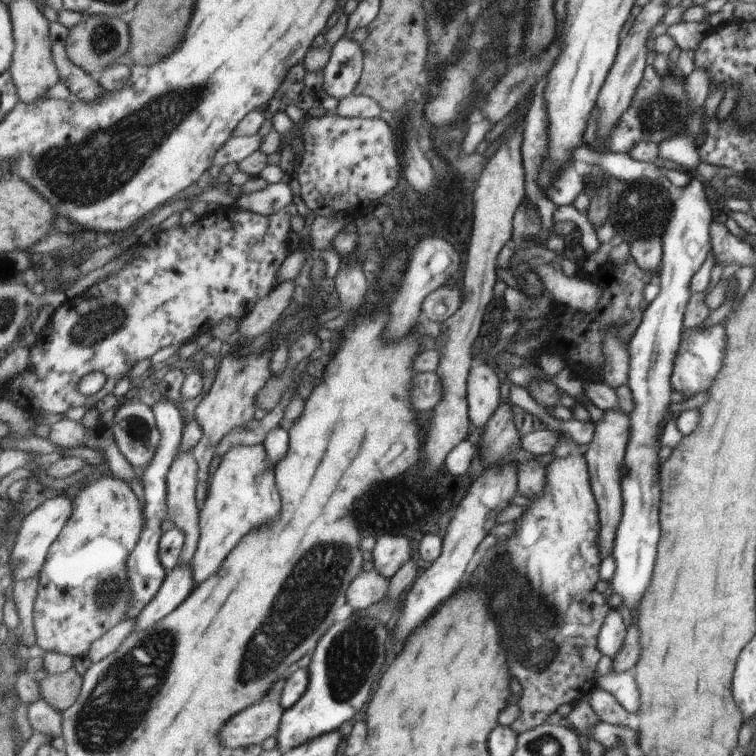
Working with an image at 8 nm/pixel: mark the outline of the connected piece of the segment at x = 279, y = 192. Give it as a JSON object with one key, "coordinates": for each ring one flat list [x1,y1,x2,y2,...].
{"coordinates":[[286,182,268,183,265,188,243,194,234,206,256,214,268,216,292,204,292,188]]}

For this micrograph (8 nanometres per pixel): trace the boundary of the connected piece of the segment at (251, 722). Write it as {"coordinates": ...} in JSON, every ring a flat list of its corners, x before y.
{"coordinates":[[260,702,238,714,222,730,224,746,240,748,250,744,262,744,267,738,276,736,285,709,279,702]]}

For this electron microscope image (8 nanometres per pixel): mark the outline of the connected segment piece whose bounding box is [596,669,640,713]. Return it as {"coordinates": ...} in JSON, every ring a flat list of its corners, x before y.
{"coordinates":[[623,669,616,674,600,676,596,678,596,688,610,692,628,713,640,710,640,692,632,671]]}

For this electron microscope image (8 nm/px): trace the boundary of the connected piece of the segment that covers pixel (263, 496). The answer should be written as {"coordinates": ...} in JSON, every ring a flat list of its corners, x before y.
{"coordinates":[[263,443,236,445,223,457,211,480,211,490,201,510,201,539,193,559,195,579,200,582,220,572,224,560,240,544,244,534,274,520,280,512,280,496,274,484,274,470]]}

